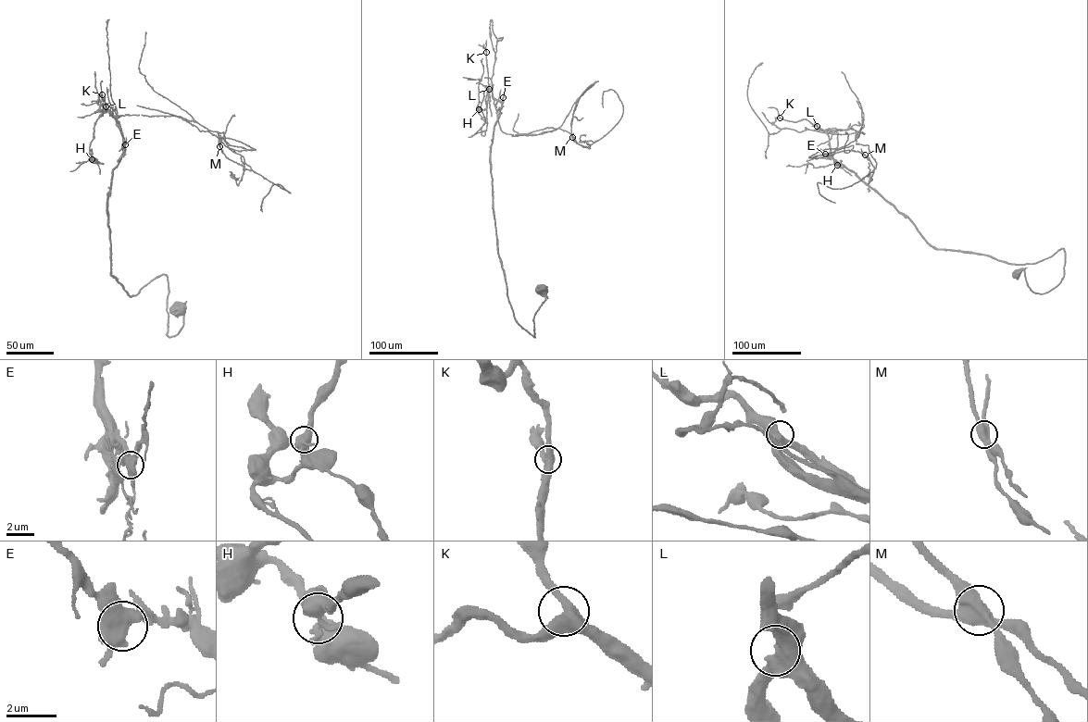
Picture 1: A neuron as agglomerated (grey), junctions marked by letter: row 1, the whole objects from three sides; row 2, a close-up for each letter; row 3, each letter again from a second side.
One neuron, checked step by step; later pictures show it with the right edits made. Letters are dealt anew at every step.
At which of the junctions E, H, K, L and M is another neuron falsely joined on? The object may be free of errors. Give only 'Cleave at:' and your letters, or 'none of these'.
Cleave at: none of these

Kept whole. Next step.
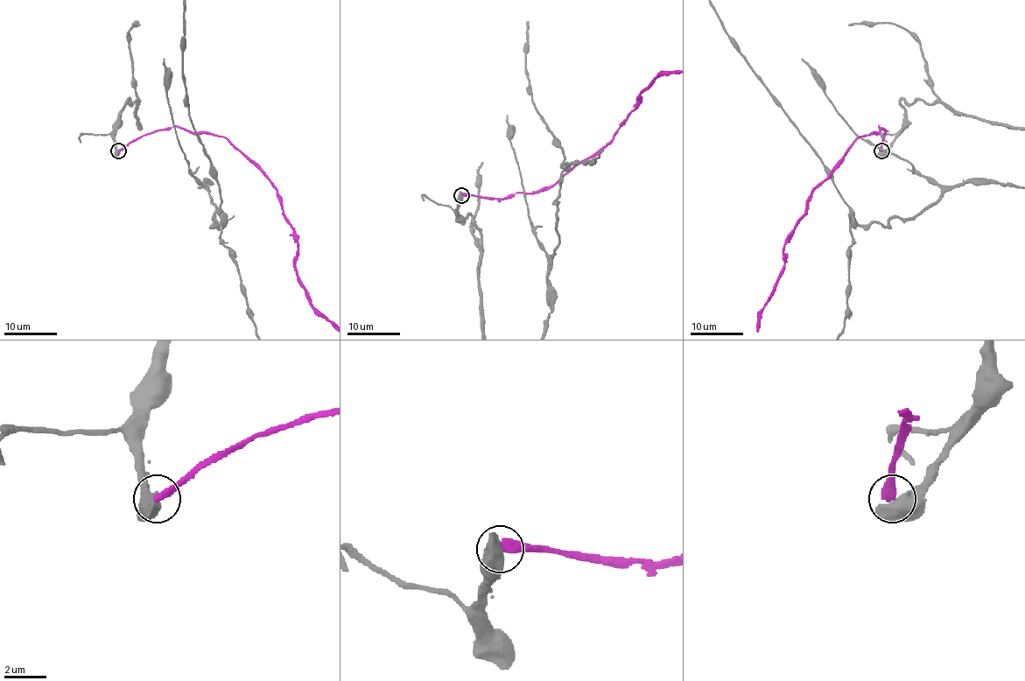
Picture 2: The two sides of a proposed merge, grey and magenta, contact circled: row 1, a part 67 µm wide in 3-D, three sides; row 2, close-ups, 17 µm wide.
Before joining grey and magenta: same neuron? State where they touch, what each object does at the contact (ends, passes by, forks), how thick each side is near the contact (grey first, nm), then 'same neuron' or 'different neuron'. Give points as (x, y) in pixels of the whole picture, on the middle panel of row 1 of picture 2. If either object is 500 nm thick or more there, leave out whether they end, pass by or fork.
place (461, 195); calibres 850 and 440 nm; different neuron

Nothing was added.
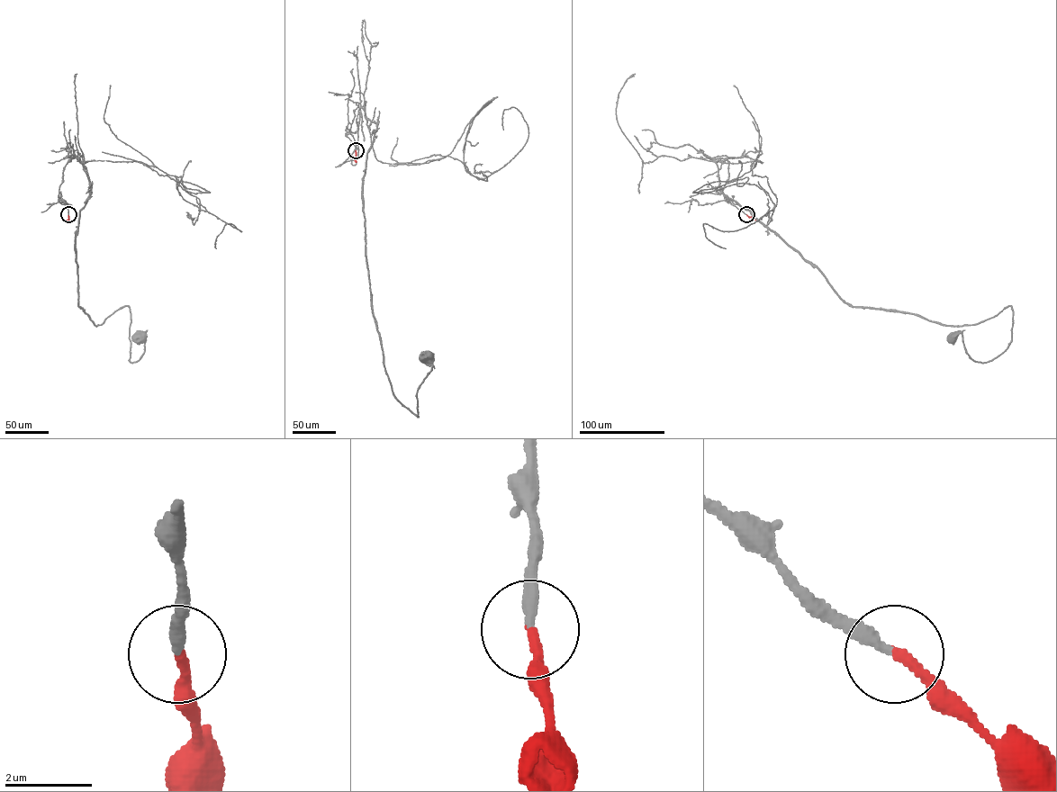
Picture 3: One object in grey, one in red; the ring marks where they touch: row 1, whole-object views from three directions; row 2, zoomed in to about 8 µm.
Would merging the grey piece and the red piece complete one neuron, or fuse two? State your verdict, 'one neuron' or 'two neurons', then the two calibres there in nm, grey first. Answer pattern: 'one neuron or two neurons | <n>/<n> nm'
one neuron | 260/220 nm

